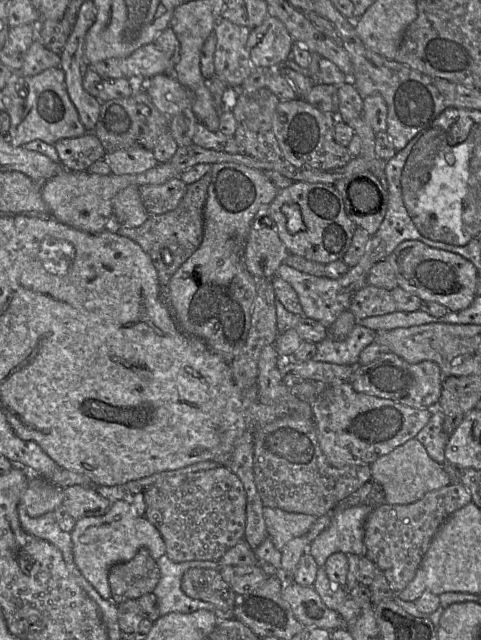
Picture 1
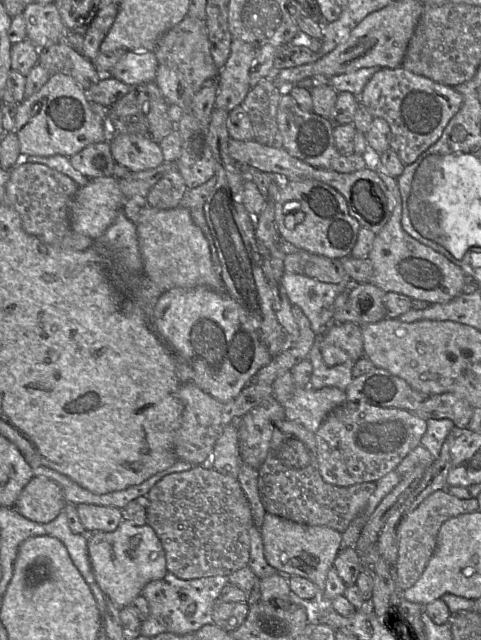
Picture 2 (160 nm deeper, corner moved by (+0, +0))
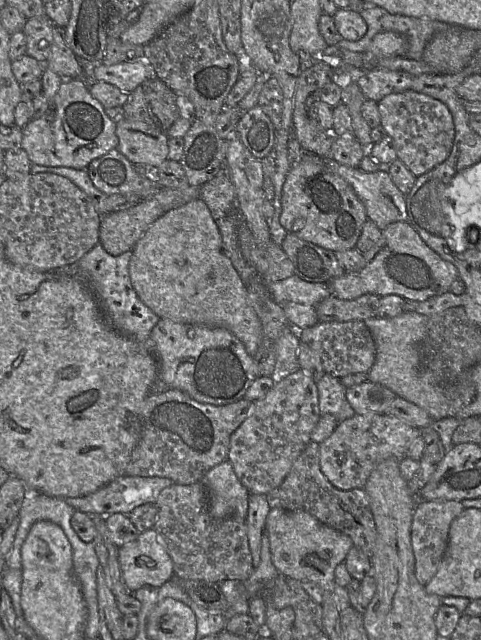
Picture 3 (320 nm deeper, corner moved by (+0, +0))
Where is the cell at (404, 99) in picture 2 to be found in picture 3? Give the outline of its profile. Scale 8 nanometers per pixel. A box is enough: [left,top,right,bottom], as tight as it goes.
[377,90,455,177]

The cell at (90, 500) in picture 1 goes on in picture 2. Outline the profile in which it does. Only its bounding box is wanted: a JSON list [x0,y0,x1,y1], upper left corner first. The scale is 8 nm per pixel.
[77,504,124,532]

